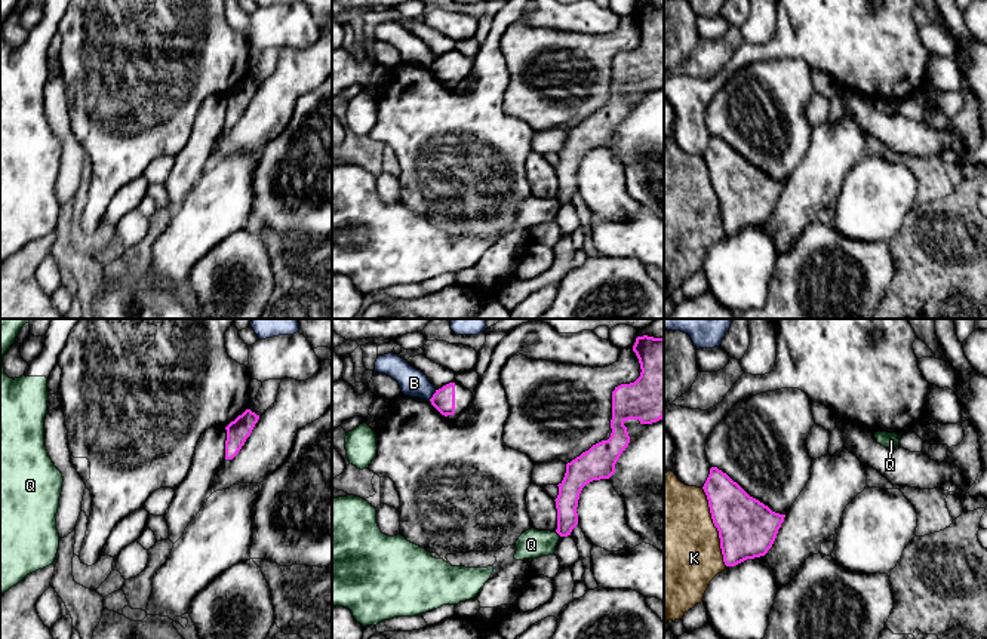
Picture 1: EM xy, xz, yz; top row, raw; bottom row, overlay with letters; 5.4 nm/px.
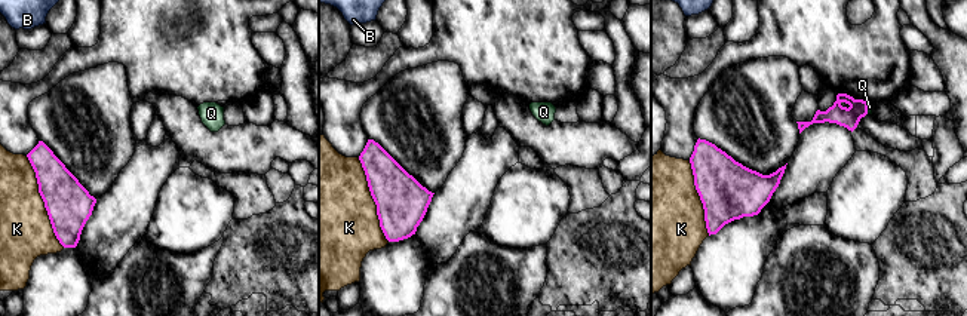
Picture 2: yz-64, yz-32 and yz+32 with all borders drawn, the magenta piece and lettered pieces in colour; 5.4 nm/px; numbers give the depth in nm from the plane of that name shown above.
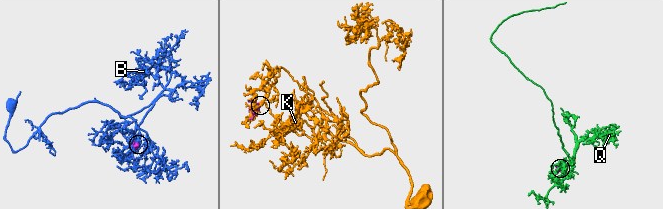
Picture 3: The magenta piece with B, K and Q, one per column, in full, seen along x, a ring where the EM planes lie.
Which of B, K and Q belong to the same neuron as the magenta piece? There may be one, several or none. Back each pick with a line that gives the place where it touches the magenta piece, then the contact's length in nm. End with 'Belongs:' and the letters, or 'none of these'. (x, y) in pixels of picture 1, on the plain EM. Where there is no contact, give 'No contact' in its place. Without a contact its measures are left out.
Belongs: none of these

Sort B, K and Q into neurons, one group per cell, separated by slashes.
B / K / Q

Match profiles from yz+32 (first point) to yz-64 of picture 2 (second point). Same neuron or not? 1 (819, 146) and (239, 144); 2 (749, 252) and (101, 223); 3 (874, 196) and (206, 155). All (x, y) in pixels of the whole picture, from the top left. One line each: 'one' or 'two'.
1: two
2: two
3: two

